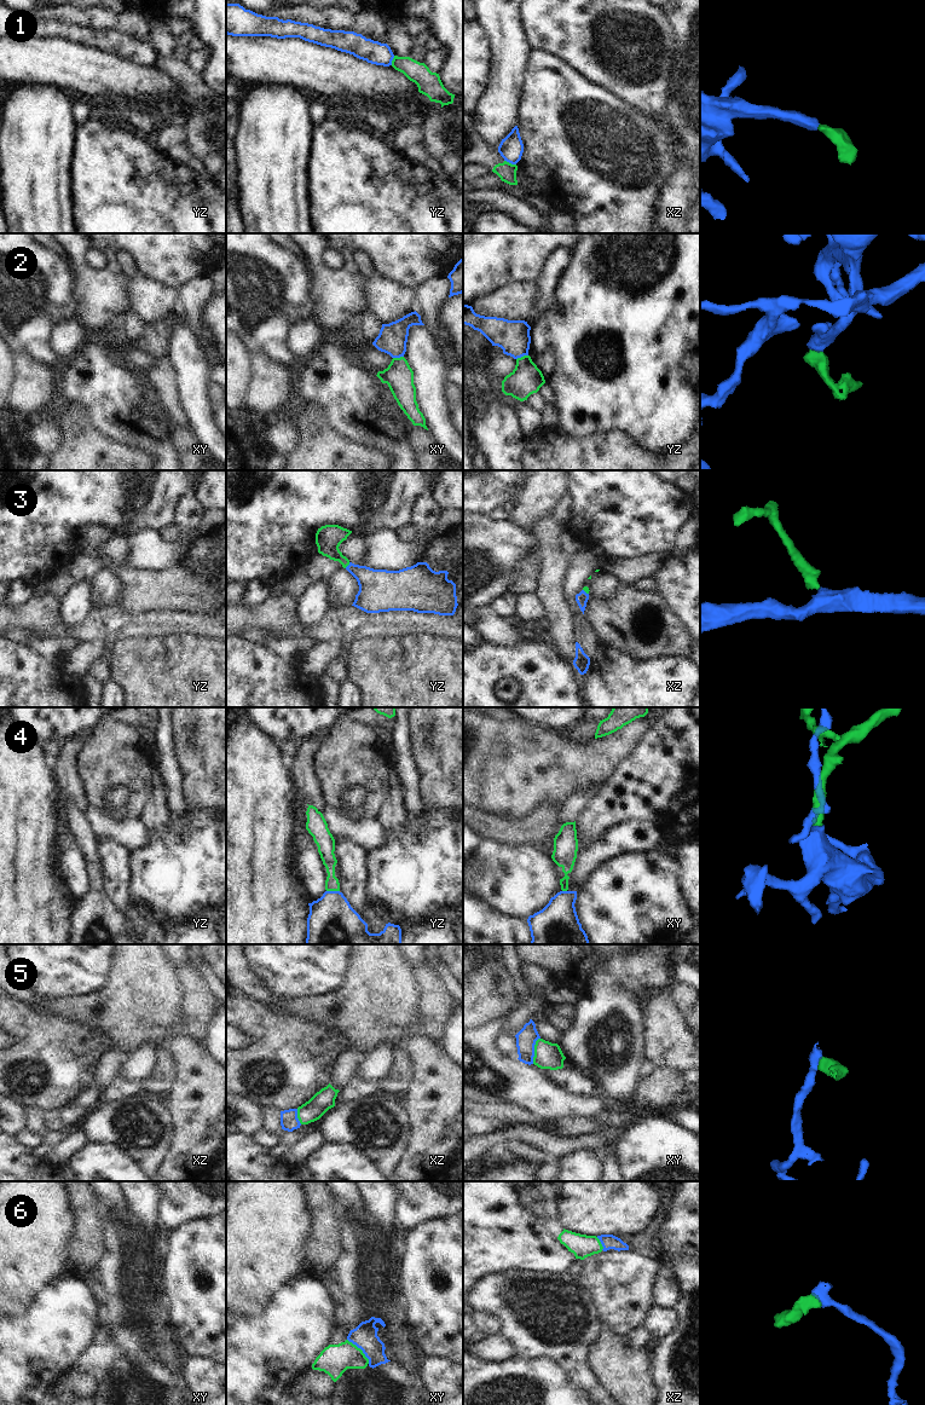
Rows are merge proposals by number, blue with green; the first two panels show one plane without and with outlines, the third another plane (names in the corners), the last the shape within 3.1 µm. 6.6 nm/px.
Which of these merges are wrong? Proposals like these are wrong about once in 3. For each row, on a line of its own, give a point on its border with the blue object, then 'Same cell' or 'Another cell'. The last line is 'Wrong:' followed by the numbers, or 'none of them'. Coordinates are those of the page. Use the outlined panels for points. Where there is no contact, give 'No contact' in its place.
1: Touches blue at xz (510, 162). Another cell
2: Touches blue at yz (521, 356). Another cell
3: Touches blue at yz (348, 565). Same cell
4: Touches blue at yz (333, 891). Same cell
5: Touches blue at xy (533, 1051). Another cell
6: Touches blue at xy (360, 1348). Same cell
Wrong: 1, 2, 5

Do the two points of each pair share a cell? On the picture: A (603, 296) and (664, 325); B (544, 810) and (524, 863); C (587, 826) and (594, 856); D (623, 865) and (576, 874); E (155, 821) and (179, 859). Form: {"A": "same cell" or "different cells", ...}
{"A": "same cell", "B": "different cells", "C": "different cells", "D": "different cells", "E": "different cells"}

